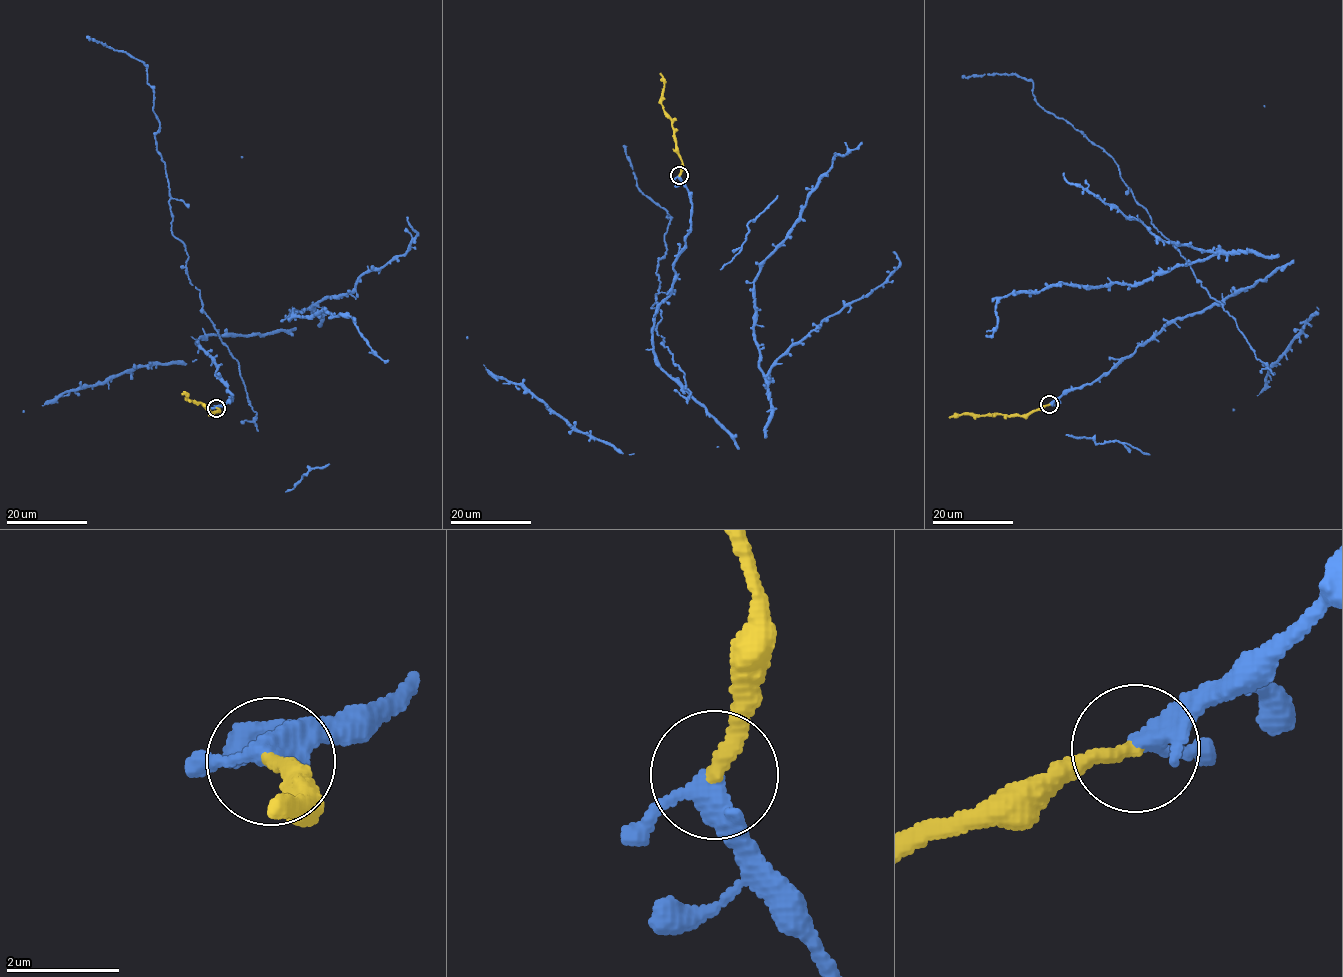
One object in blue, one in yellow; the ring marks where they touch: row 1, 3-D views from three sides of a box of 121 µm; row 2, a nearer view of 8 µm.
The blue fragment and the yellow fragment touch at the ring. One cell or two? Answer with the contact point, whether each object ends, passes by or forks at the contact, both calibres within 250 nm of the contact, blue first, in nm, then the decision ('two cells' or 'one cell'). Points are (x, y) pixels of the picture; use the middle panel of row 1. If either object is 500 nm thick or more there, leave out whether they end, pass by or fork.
(679, 175) | blue passes by | yellow ends | 360/280 nm | one cell

